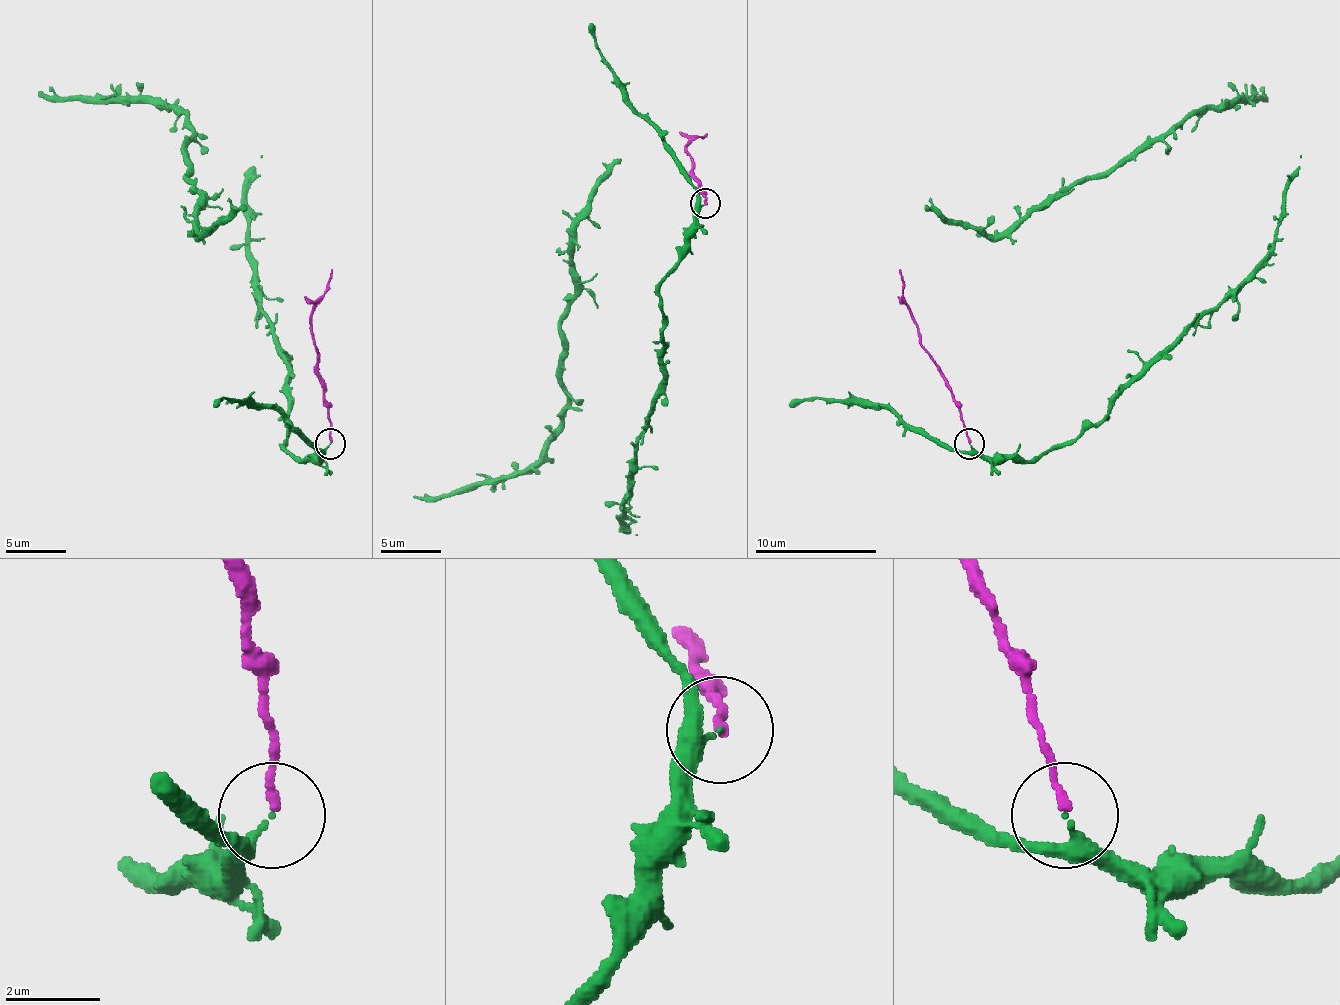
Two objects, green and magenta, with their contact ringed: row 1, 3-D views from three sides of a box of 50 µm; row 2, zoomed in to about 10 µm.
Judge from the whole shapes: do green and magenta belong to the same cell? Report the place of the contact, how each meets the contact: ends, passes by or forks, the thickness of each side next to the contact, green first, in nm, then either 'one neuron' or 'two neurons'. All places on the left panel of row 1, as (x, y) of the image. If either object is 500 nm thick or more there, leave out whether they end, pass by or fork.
(330, 443) | green passes by | magenta ends | 150/160 nm | two neurons

